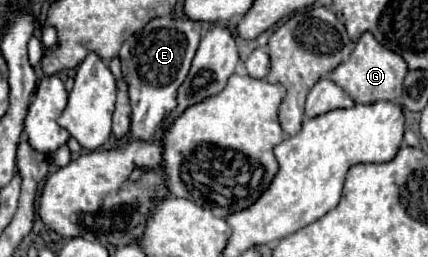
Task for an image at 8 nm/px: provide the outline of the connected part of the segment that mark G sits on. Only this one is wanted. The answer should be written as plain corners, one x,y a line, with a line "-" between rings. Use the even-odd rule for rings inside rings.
363,33
361,39
357,41
349,61
341,63
331,75
329,79
335,81
335,85
339,85
343,91
347,91
347,95
355,101
355,103
375,103
375,101
397,101
397,97
403,91
403,79
409,73
407,63
397,55
391,53
389,49
383,49
383,45
379,45
375,41
375,37
371,37
371,33

